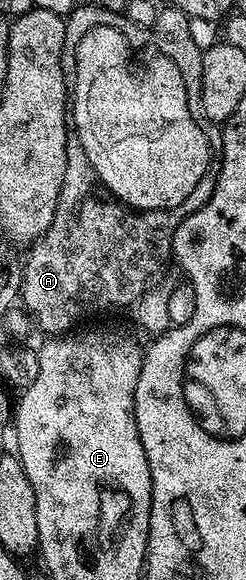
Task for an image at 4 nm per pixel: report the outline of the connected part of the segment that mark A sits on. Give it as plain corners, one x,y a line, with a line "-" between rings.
69,135
66,142
66,174
57,200
56,213
44,235
31,245
32,253
29,254
28,261
23,261
22,264
22,304
38,328
48,332
44,334
67,334
79,325
76,323
87,312
135,305
149,285
157,279
155,276
163,270
164,263
173,259
172,243
178,226
187,216
210,202
219,170
220,160
214,158
201,181
180,205
168,210
135,211
122,204
102,183
90,158
86,158
86,150
82,150
82,142
76,135

